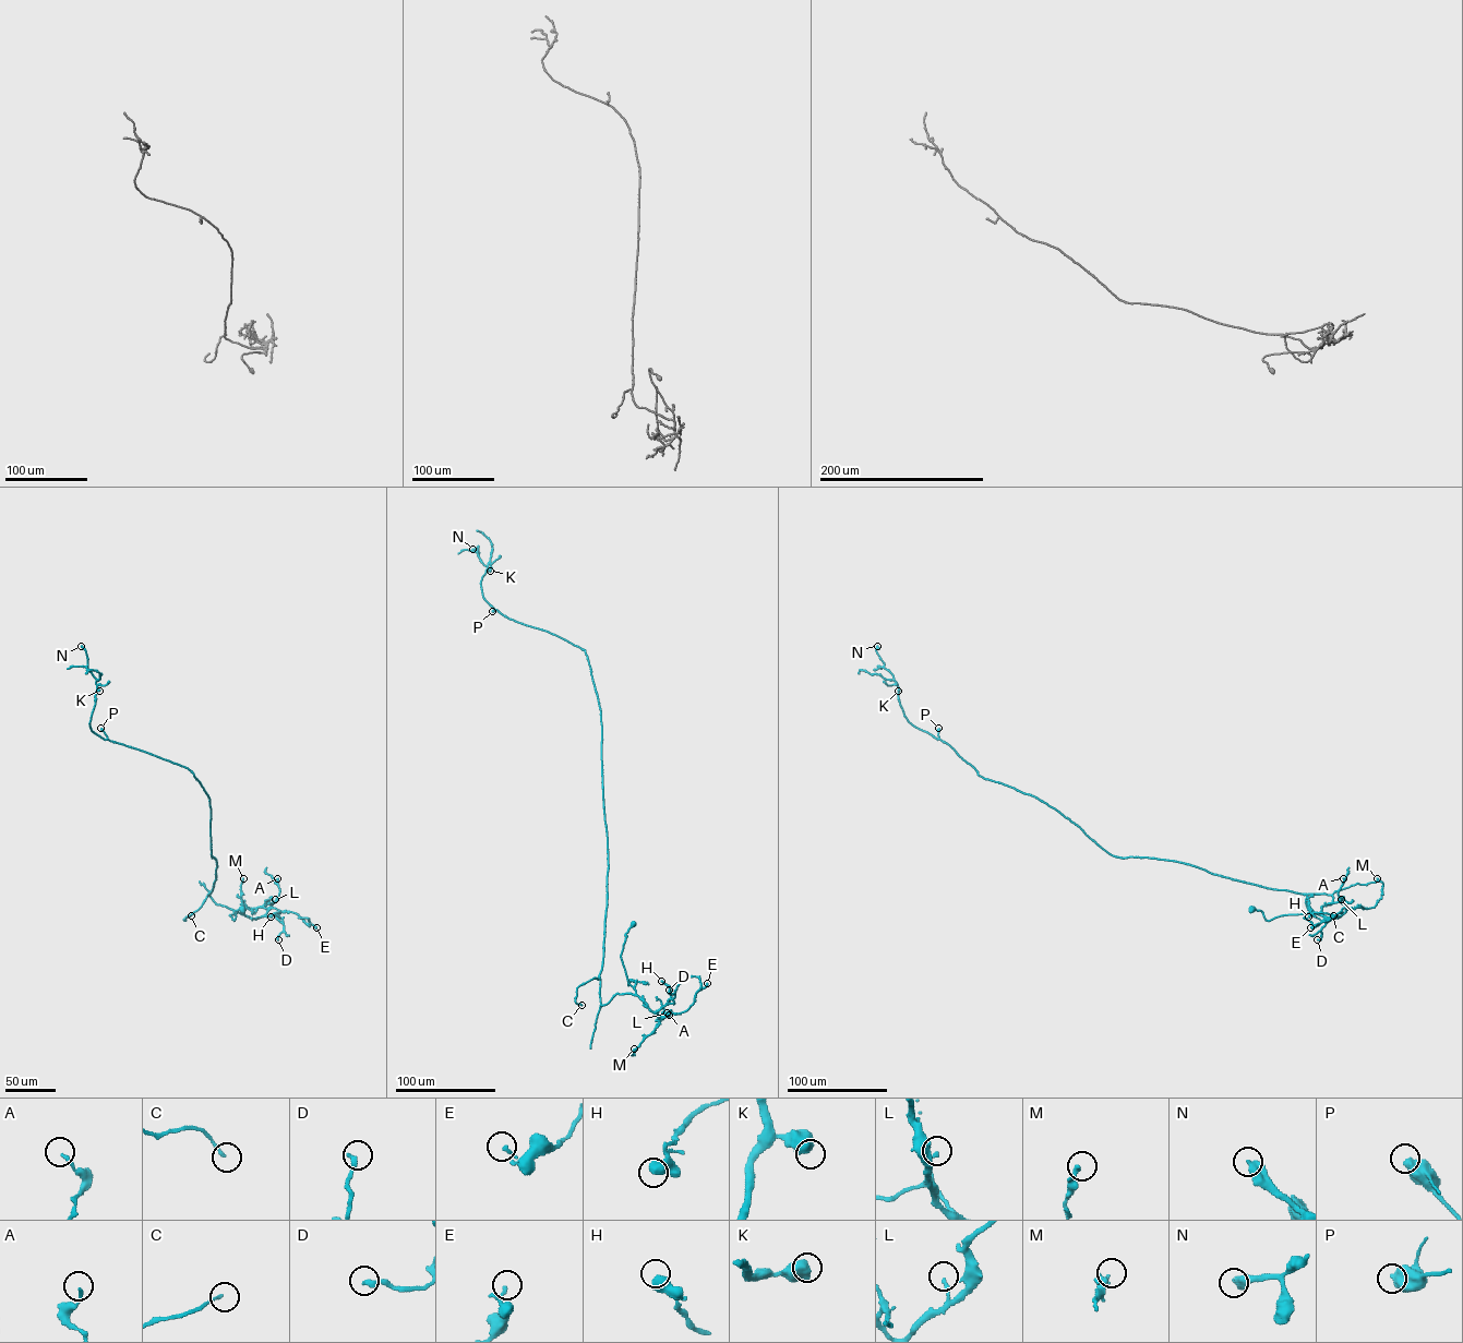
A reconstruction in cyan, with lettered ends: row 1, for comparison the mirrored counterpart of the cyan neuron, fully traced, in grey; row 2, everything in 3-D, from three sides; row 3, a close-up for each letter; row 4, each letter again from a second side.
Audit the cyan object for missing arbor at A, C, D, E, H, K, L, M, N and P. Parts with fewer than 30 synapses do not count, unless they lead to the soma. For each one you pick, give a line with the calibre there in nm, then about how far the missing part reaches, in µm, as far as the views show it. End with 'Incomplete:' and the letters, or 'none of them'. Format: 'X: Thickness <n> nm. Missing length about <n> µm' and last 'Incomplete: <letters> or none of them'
Incomplete: none of them

